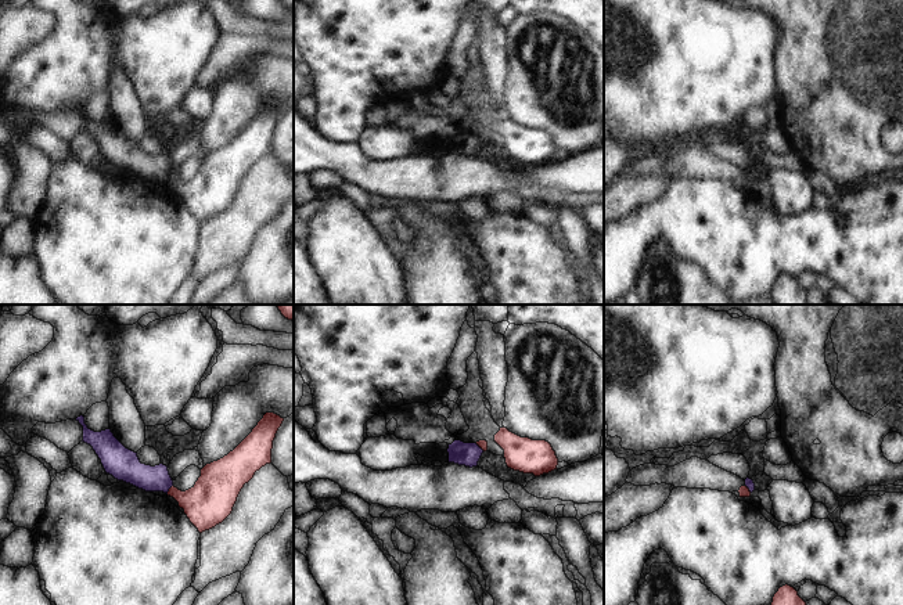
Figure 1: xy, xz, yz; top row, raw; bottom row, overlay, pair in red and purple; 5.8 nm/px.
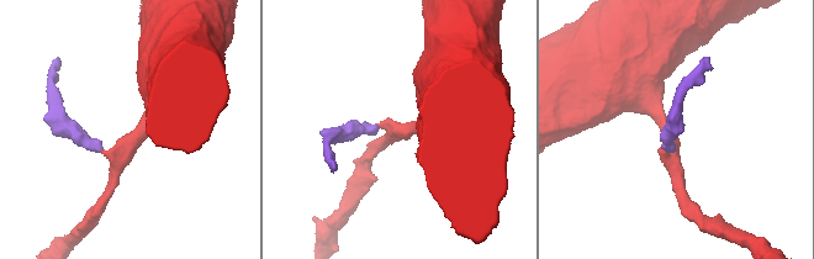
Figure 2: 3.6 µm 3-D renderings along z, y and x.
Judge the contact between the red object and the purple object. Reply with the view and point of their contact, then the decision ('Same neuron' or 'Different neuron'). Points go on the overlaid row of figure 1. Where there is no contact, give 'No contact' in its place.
Touches red at xy (169, 489). Different neuron

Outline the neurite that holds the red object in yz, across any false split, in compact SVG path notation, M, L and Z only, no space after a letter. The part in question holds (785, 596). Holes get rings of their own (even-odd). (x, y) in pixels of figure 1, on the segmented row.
M785 584L774 594L771 605L806 605L806 602L794 587Z

